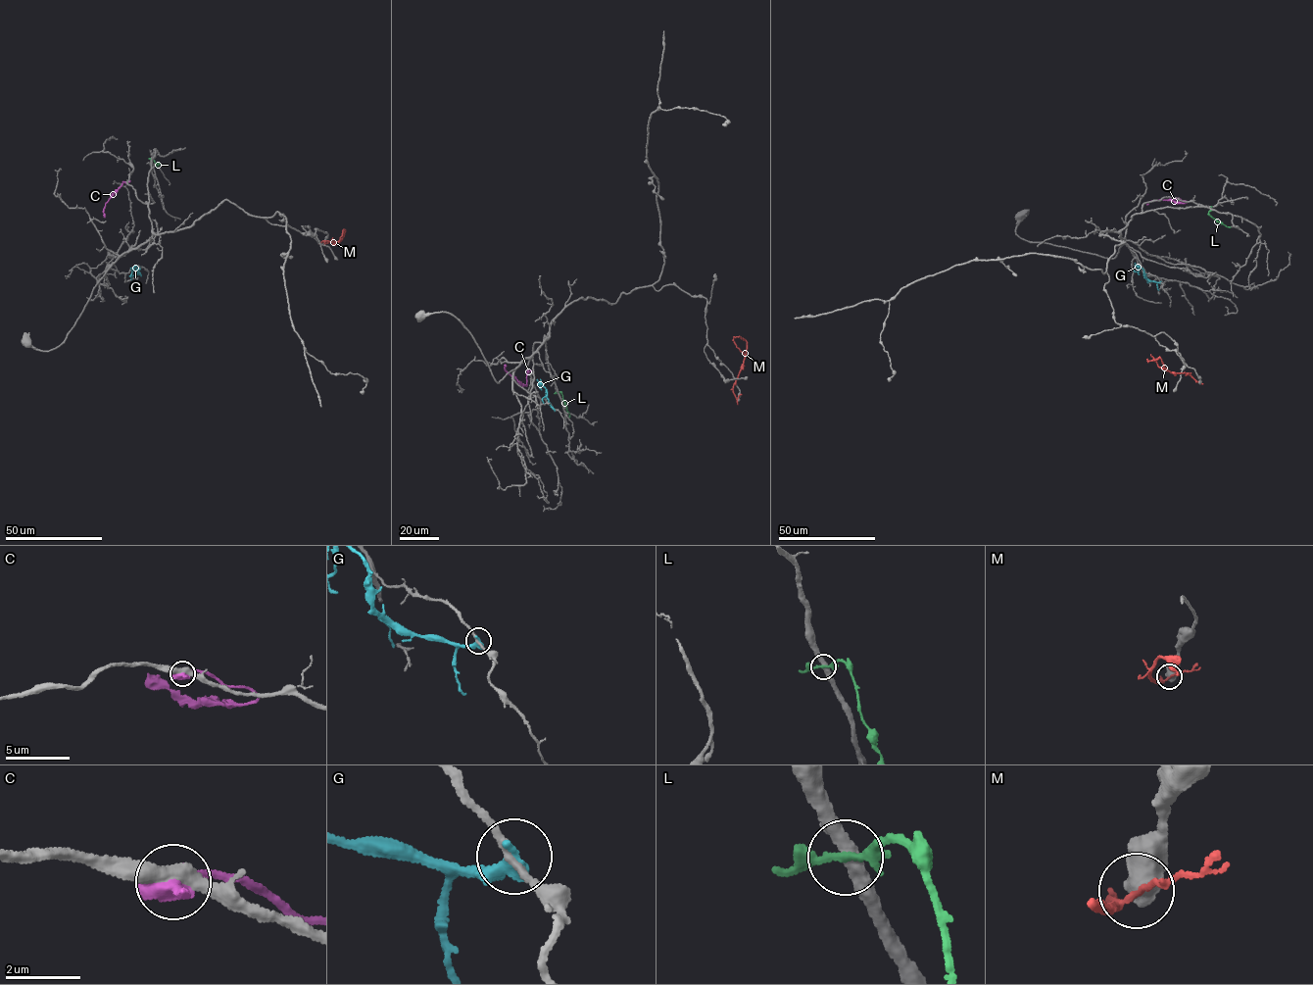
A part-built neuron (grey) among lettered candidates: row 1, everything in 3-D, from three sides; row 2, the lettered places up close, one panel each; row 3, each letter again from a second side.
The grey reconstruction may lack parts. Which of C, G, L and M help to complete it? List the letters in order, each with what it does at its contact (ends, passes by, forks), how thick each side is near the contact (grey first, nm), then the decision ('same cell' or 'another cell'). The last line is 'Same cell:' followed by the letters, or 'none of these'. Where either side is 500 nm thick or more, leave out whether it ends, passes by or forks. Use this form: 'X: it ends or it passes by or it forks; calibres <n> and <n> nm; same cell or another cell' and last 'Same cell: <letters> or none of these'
C: calibres 440 and 500 nm; another cell
G: it ends; calibres 190 and 440 nm; another cell
L: it forks; calibres 380 and 170 nm; another cell
M: calibres 700 and 140 nm; another cell
Same cell: none of these

